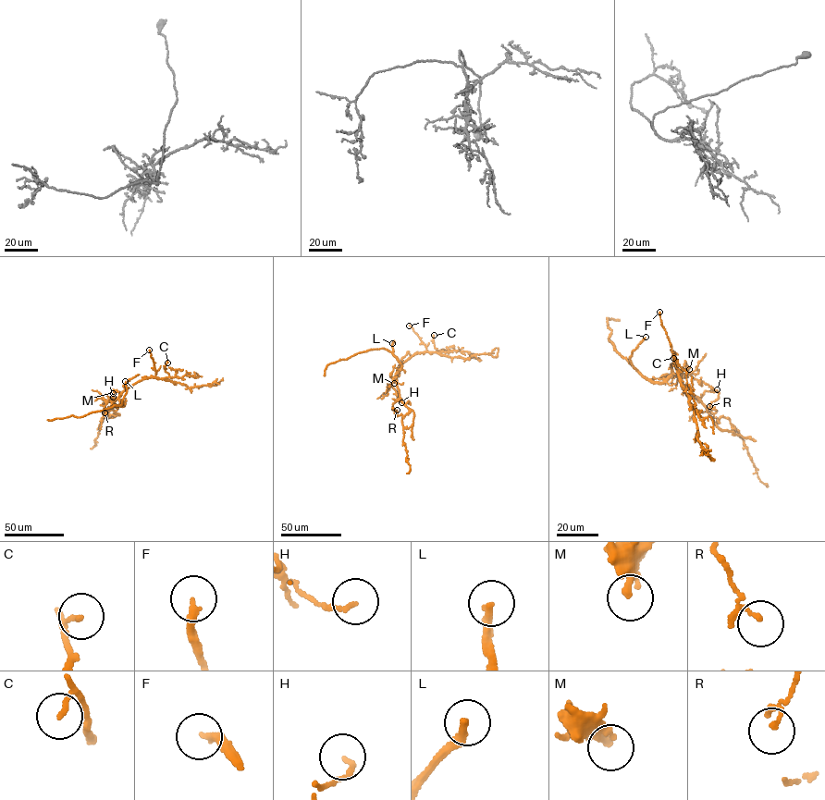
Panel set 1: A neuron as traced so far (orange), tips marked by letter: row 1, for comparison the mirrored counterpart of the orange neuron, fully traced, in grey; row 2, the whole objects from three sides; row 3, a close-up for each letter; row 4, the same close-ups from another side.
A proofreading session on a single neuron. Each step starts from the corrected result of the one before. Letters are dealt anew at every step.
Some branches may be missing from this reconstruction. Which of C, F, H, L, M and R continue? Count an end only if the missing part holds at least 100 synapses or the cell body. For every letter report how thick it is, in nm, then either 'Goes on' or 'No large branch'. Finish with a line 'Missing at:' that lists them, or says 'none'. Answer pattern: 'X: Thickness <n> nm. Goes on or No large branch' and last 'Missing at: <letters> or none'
C: Thickness 110 nm. No large branch
F: Thickness 240 nm. No large branch
H: Thickness 150 nm. No large branch
L: Thickness 240 nm. Goes on
M: Thickness 280 nm. No large branch
R: Thickness 90 nm. No large branch
Missing at: L

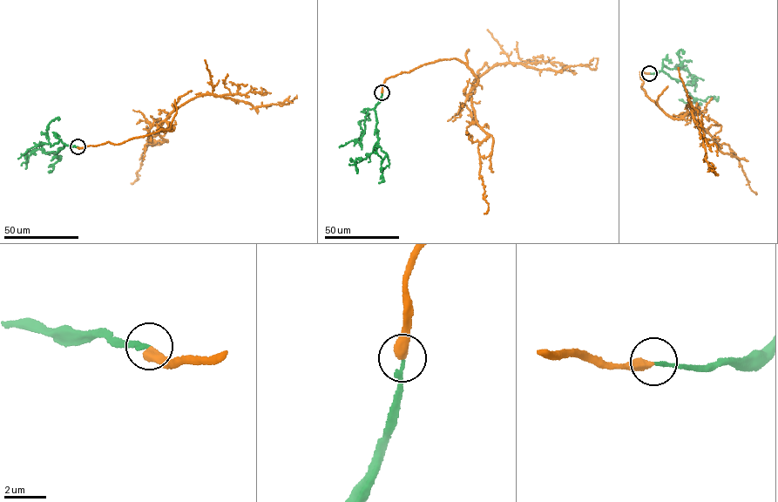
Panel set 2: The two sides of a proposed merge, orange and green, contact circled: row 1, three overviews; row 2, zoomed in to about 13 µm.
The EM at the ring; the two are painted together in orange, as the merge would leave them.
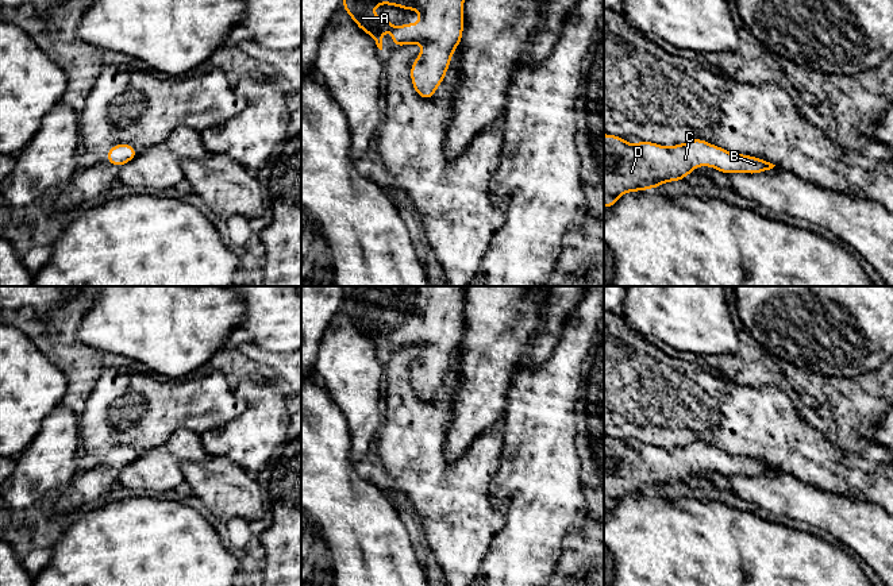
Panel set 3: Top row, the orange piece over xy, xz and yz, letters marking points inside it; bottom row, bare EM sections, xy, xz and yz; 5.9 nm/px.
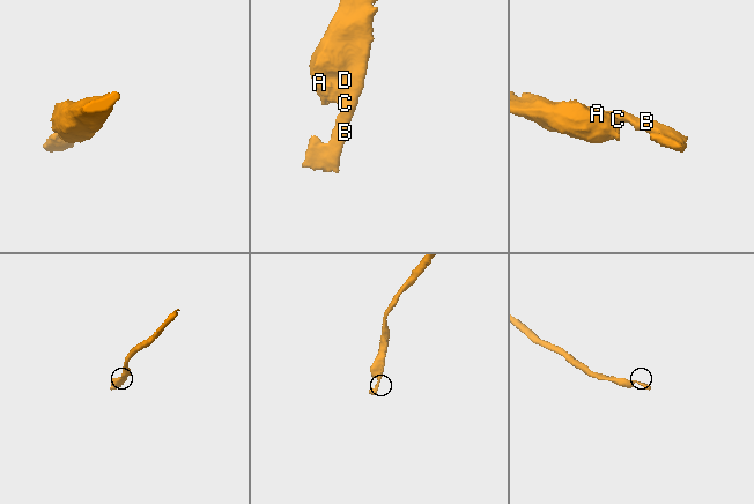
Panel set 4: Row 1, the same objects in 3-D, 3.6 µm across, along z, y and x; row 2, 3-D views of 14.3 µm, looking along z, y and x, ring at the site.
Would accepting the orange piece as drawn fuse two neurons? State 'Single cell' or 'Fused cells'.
Single cell

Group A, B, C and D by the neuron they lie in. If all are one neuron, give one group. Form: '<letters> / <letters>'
A B C D

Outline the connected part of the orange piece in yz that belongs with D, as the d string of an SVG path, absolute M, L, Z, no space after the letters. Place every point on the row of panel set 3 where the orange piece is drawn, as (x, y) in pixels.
M604 134L604 207L612 208L627 192L681 181L698 166L709 166L724 174L758 174L775 165L762 158L732 154L698 138L666 147L647 140L630 144L621 136Z

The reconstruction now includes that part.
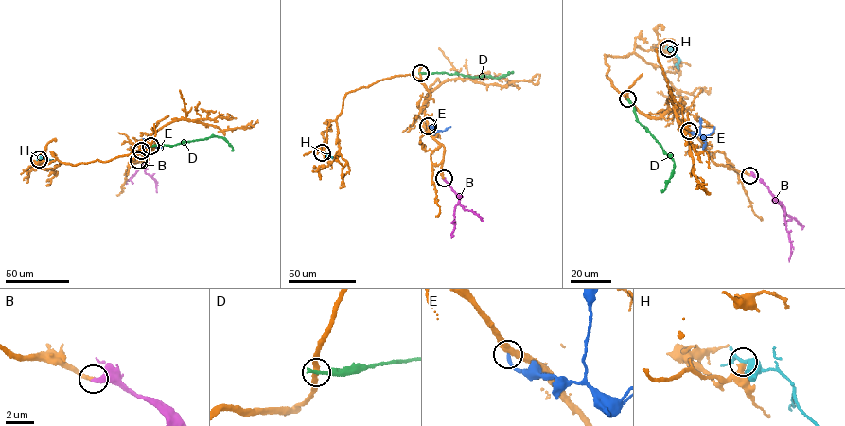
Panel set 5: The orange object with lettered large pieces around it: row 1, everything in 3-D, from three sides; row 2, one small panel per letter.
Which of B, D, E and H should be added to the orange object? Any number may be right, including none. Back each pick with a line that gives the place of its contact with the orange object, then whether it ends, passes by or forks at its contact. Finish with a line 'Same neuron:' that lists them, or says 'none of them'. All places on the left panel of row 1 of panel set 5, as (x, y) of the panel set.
B: meets orange at (138, 160); it ends there
Same neuron: B

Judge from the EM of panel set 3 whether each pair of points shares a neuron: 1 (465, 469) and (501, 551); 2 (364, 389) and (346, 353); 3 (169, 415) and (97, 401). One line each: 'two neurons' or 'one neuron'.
1: two neurons
2: one neuron
3: one neuron

